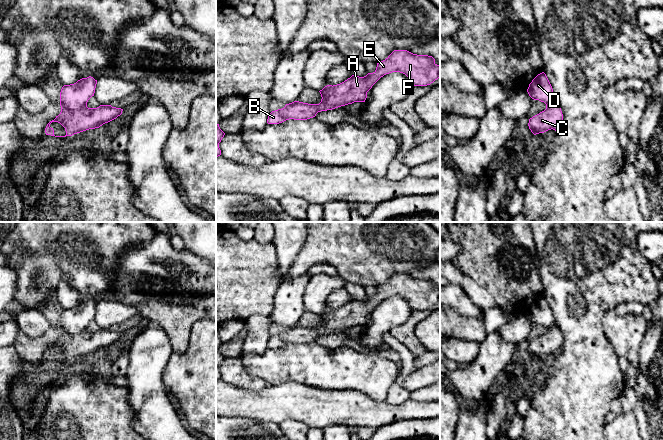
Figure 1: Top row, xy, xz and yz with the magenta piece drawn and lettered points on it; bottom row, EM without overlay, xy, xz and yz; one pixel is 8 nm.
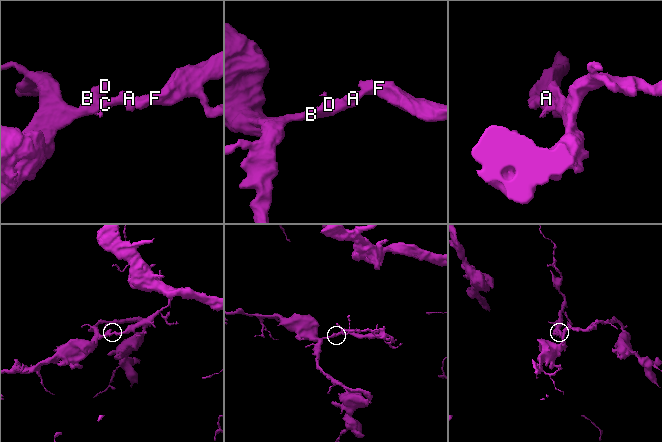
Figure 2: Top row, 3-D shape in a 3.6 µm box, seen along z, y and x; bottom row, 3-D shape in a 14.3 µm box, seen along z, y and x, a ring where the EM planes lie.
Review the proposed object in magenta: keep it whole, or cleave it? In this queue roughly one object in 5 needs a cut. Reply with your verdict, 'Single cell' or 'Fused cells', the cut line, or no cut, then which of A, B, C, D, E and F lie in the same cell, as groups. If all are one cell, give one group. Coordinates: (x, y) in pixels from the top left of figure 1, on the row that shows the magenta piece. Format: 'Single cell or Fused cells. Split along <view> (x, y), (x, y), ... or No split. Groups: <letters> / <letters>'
Single cell. No split. Groups: A B C D E F

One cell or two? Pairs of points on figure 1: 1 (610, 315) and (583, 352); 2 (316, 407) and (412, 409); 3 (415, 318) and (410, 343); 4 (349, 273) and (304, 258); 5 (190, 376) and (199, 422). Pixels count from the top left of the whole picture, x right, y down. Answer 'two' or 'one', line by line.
1: two
2: one
3: one
4: one
5: one

